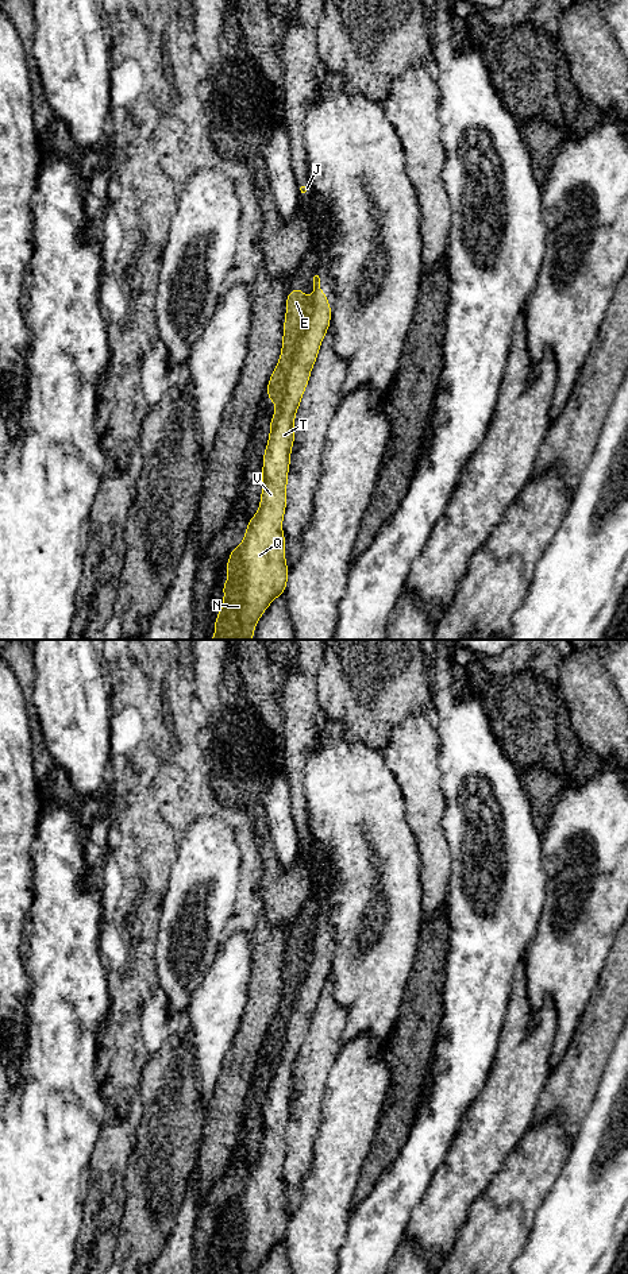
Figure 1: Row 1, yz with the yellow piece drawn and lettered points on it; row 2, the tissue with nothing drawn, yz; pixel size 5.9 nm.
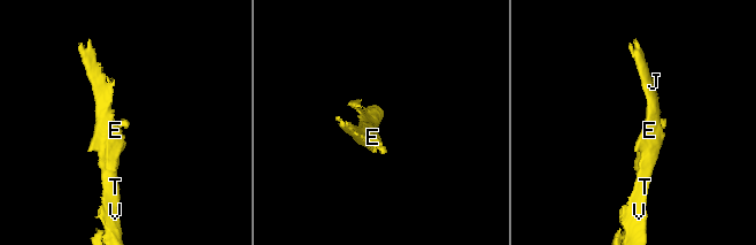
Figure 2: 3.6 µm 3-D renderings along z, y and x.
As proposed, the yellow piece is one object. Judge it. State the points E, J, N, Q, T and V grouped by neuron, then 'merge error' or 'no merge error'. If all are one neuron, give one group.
E J N Q T V | no merge error

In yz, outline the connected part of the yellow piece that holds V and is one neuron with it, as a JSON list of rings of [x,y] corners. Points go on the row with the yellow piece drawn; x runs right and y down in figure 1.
[[[319,275],[313,277],[313,296],[307,298],[301,289],[294,289],[286,297],[286,314],[284,321],[282,350],[280,360],[267,383],[267,398],[276,404],[274,417],[270,418],[270,435],[263,453],[262,467],[262,494],[258,513],[248,518],[243,541],[239,547],[234,548],[230,553],[226,570],[230,575],[228,580],[223,582],[223,594],[226,598],[221,601],[221,611],[215,618],[216,633],[211,640],[253,640],[255,625],[263,615],[267,606],[276,598],[286,591],[289,568],[285,560],[285,536],[282,532],[282,520],[286,507],[286,484],[288,471],[290,466],[290,452],[294,443],[294,417],[300,406],[304,390],[309,382],[309,375],[313,368],[315,360],[320,351],[320,344],[330,328],[332,309],[328,305],[328,298],[320,289]]]

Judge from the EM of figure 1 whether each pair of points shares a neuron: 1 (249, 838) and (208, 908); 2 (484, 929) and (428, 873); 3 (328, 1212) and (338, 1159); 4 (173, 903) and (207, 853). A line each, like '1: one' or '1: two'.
1: two
2: two
3: one
4: one

